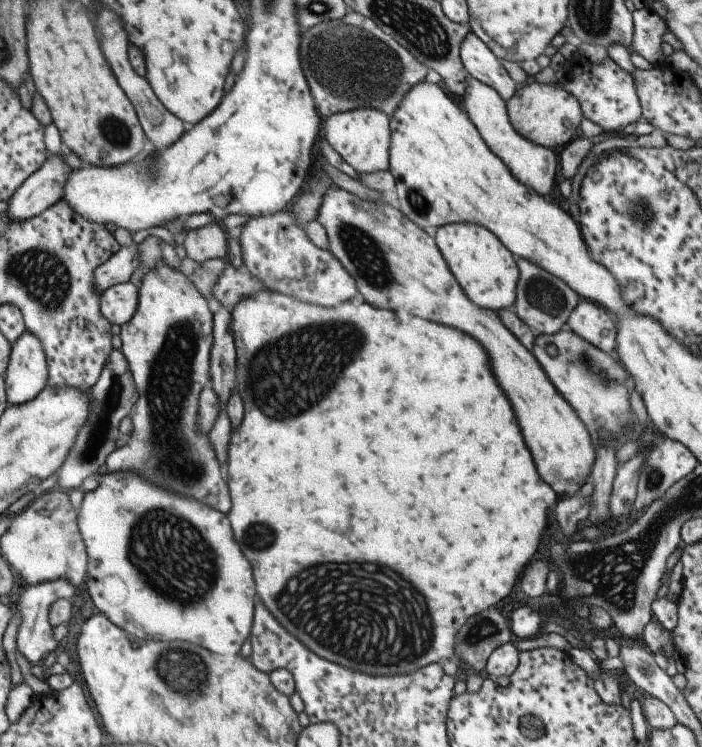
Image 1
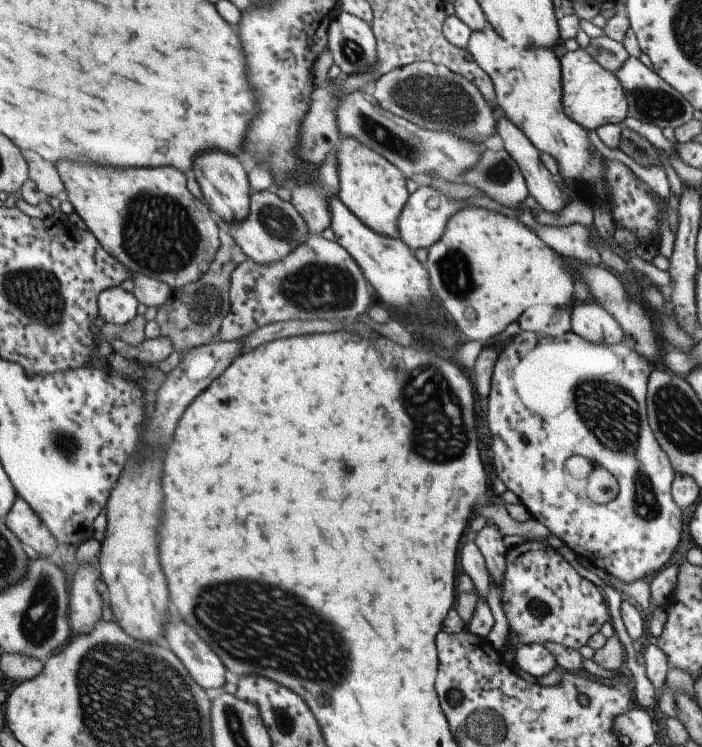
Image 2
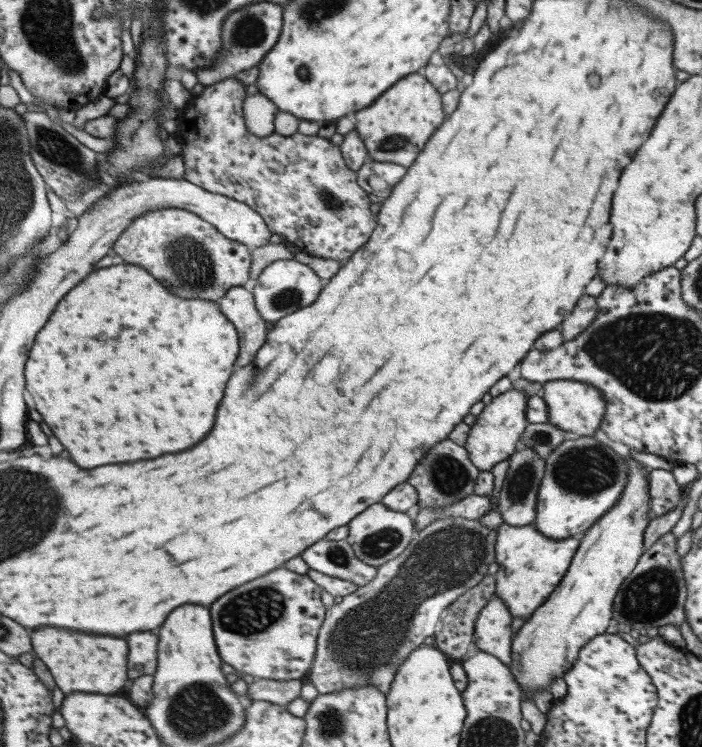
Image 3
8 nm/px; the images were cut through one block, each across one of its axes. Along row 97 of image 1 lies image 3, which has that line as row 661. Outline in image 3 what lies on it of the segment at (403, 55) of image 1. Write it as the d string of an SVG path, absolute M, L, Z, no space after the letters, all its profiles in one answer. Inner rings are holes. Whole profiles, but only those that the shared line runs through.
M439 518L417 530L399 555L377 567L375 577L369 583L325 608L323 623L316 636L314 661L311 661L307 674L308 682L315 686L318 694L373 684L381 694L386 695L397 666L422 644L423 638L437 631L444 609L461 593L479 583L487 573L487 566L495 562L495 539L495 530L481 526L477 519Z

